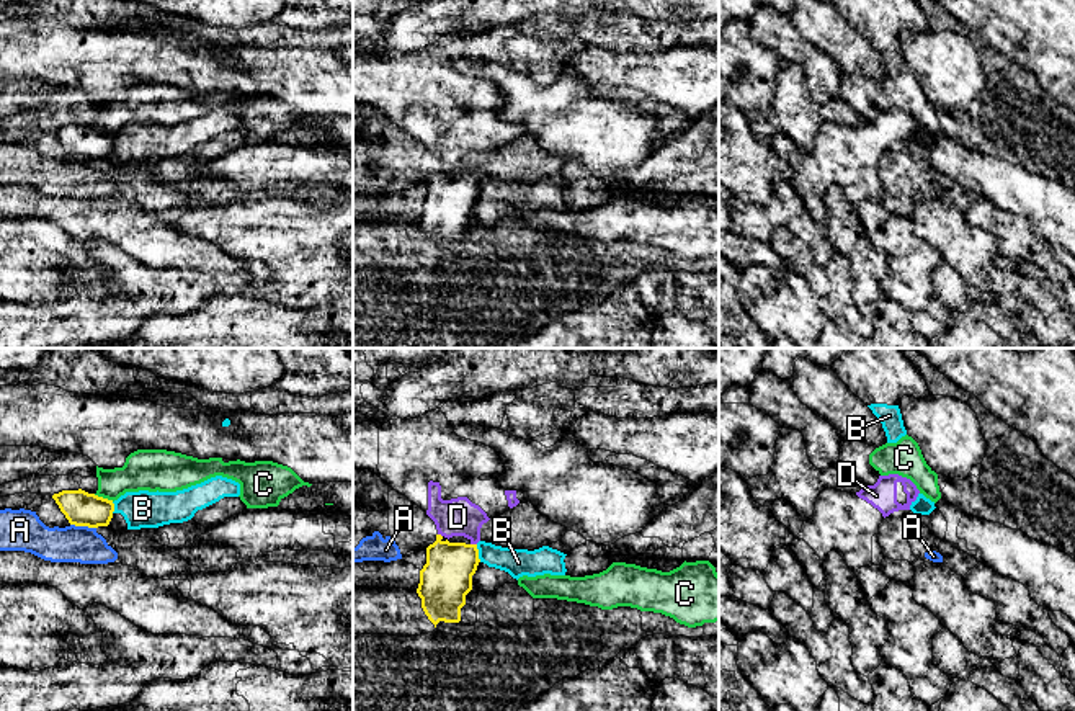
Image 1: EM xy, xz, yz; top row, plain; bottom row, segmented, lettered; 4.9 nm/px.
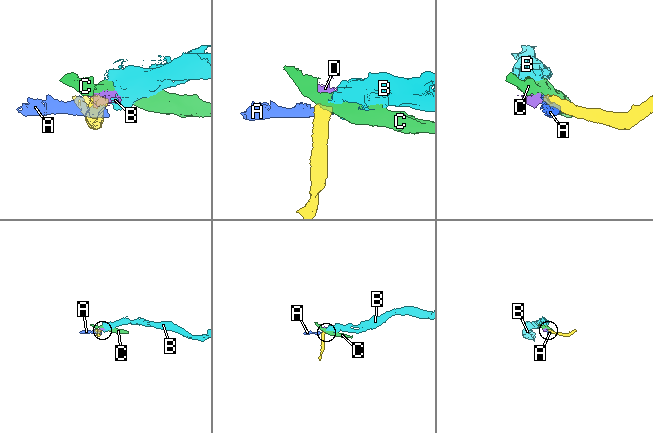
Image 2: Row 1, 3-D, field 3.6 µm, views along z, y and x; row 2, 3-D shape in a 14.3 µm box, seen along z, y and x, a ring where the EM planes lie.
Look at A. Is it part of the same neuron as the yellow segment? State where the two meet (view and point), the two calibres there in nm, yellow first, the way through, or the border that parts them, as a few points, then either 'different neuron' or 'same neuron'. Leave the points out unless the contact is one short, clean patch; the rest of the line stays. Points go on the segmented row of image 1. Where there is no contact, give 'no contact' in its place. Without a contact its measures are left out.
contact xy (84, 525); calibres 170 and 180 nm; border xy (71, 523), (95, 528); different neuron

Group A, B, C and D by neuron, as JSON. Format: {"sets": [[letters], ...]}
{"sets": [["A"], ["B"], ["C"], ["D"]]}

